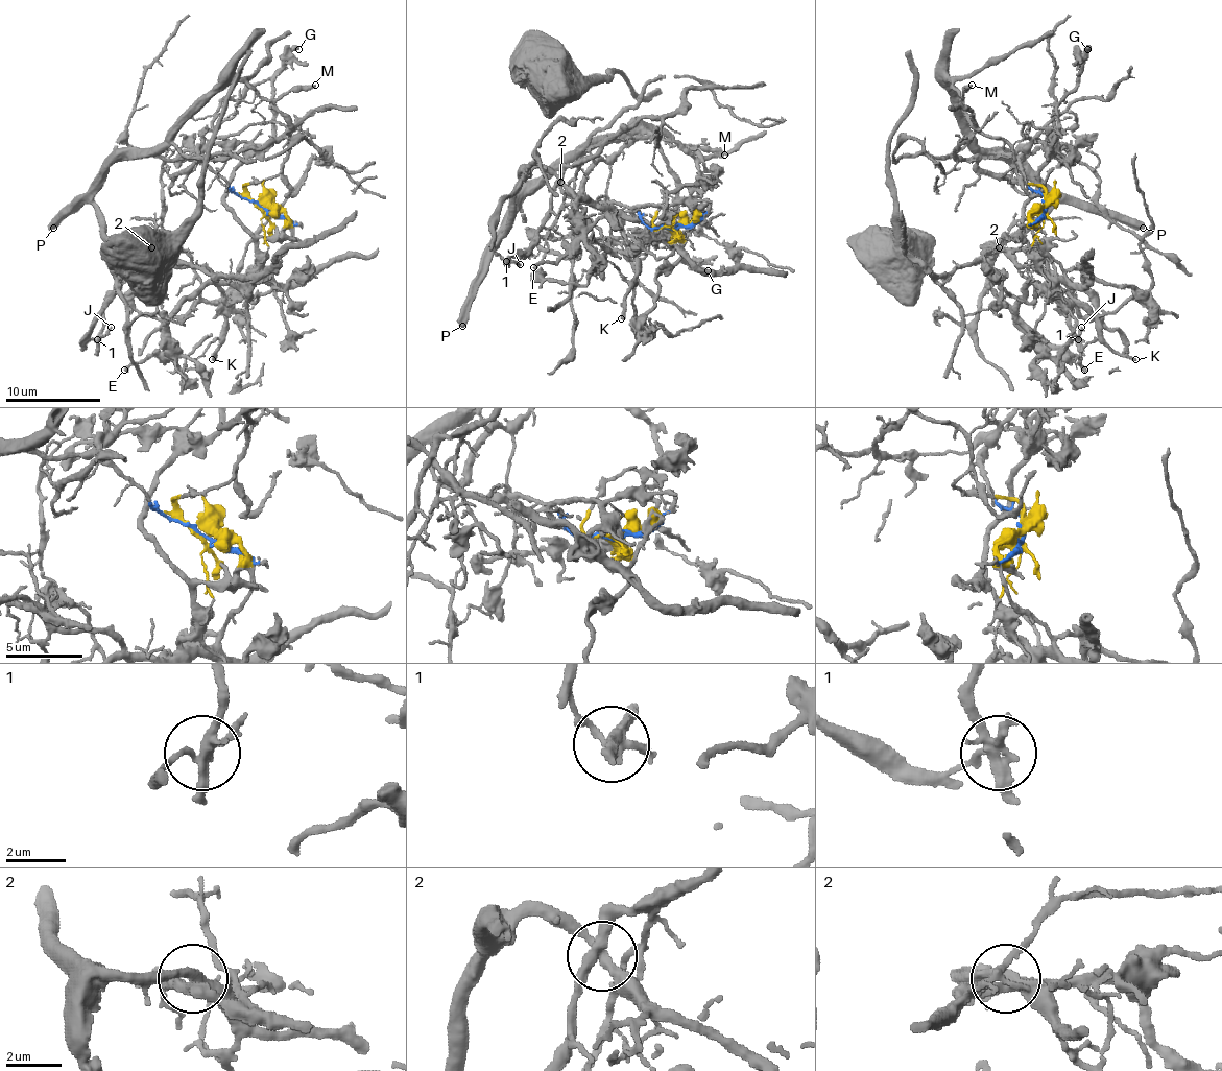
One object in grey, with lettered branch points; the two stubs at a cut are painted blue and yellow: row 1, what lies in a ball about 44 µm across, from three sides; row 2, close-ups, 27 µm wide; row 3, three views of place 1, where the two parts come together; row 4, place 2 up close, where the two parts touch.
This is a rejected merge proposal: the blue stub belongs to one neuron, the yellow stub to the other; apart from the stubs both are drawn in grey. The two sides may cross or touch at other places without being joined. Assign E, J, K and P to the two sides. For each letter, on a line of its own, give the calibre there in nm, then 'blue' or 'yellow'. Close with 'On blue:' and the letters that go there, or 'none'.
E: 280 nm thick; yellow
J: 240 nm thick; blue
K: 260 nm thick; blue
P: 600 nm thick; blue
On blue: J, K, P

